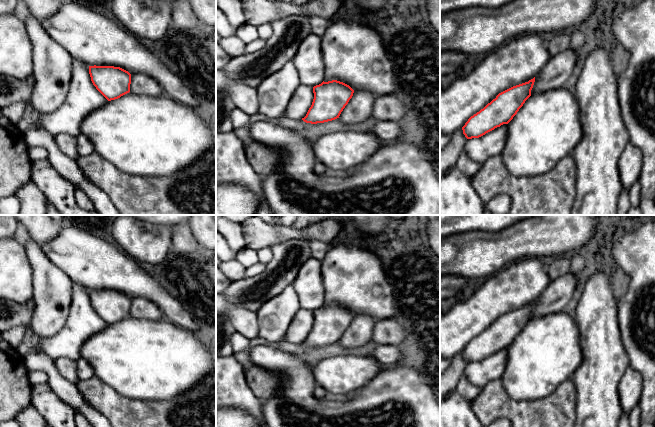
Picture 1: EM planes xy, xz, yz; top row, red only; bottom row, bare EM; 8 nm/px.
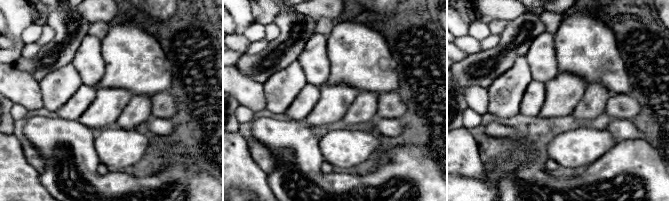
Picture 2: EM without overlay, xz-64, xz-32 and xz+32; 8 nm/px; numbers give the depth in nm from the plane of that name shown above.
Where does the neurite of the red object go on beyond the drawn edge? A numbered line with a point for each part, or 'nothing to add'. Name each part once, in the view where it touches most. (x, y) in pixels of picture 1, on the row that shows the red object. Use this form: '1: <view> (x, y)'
1: xz (359, 108)

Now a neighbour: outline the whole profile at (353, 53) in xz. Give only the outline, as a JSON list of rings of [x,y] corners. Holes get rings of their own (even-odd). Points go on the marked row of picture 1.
[[[350,15],[331,22],[321,37],[324,61],[324,82],[337,80],[349,85],[354,91],[367,90],[376,95],[393,94],[396,89],[392,64],[387,57],[382,39],[370,25],[353,21]]]

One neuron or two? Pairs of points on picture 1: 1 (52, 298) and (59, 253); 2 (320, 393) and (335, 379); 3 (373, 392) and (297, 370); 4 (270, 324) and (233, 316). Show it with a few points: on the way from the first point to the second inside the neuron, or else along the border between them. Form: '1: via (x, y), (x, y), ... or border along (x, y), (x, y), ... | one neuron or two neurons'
1: border along (42, 249), (44, 254), (73, 282) | two neurons
2: border along (316, 384), (321, 386), (329, 395) | two neurons
3: via (350, 408), (319, 408), (304, 393) | one neuron
4: border along (256, 313), (258, 335) | two neurons

